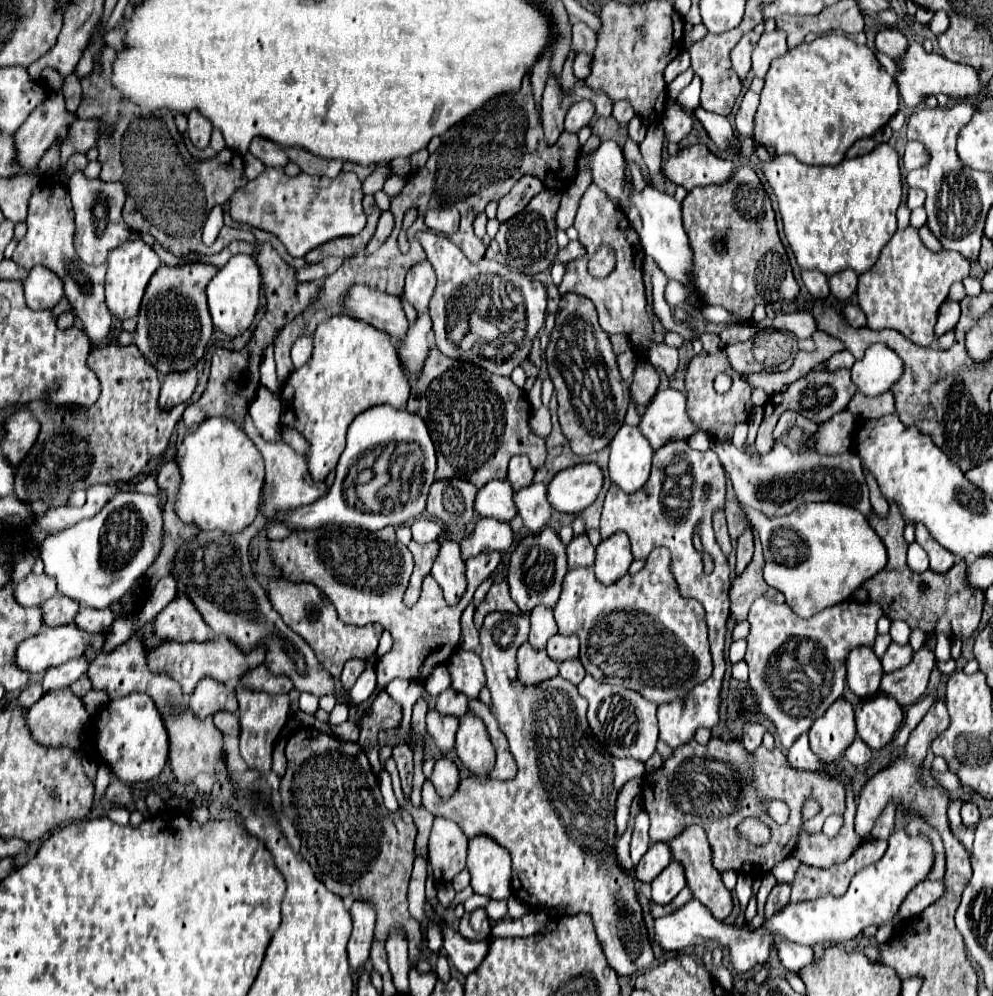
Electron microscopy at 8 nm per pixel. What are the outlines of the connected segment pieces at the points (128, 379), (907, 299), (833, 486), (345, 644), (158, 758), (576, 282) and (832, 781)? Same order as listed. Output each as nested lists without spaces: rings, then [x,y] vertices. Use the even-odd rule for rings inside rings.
[[[113,339],[105,347],[95,347],[89,353],[91,369],[95,369],[99,381],[101,381],[101,397],[99,401],[89,409],[87,417],[59,413],[57,409],[49,407],[45,401],[31,401],[31,411],[41,421],[41,435],[31,453],[23,459],[23,463],[17,467],[15,473],[15,495],[23,501],[41,503],[47,505],[63,505],[67,495],[73,489],[87,489],[91,485],[99,483],[111,483],[111,481],[129,481],[135,475],[139,475],[145,465],[159,457],[169,443],[169,437],[175,429],[175,425],[181,421],[181,415],[185,411],[185,403],[177,405],[173,409],[161,409],[159,407],[159,375],[157,369],[145,359],[145,355],[135,345],[119,345],[117,339]]]
[[[907,227],[903,231],[897,231],[893,235],[893,239],[885,245],[885,249],[881,251],[881,257],[873,265],[873,269],[859,275],[857,297],[859,297],[859,307],[867,315],[867,327],[871,327],[871,329],[891,327],[891,329],[897,329],[899,333],[911,337],[911,341],[915,341],[923,347],[929,347],[935,341],[935,323],[937,323],[939,307],[947,299],[949,287],[955,281],[965,279],[967,275],[969,275],[969,261],[961,253],[957,253],[957,251],[955,253],[929,251],[919,237],[919,229],[915,229],[915,227]]]
[[[717,439],[711,441],[711,449],[719,455],[723,467],[727,469],[735,495],[741,505],[753,507],[767,517],[789,515],[803,501],[833,501],[843,503],[853,509],[859,509],[863,517],[873,513],[869,501],[869,487],[861,469],[861,461],[855,453],[843,453],[835,457],[821,455],[797,455],[789,451],[785,445],[777,445],[763,459],[751,459],[743,451],[739,451],[731,443],[721,443]]]
[[[273,577],[269,579],[269,601],[273,609],[279,611],[281,617],[285,617],[285,623],[311,645],[319,663],[323,665],[323,669],[327,669],[333,675],[333,679],[339,679],[341,669],[349,659],[353,657],[365,659],[377,651],[383,627],[381,625],[357,627],[343,623],[337,617],[333,603],[313,583],[305,583],[305,581],[299,583],[299,581],[287,581],[285,577]]]
[[[131,693],[111,701],[95,723],[95,751],[101,761],[111,765],[115,777],[125,783],[149,781],[157,777],[169,759],[169,735],[155,701],[145,693]]]
[[[589,185],[585,195],[581,197],[579,209],[577,209],[577,217],[575,217],[575,229],[579,231],[579,241],[583,241],[583,245],[587,245],[587,255],[589,259],[597,253],[597,249],[601,245],[609,245],[615,251],[617,263],[615,263],[615,271],[609,273],[603,279],[595,279],[589,275],[587,271],[587,263],[589,259],[579,259],[573,261],[567,271],[565,277],[559,285],[559,293],[567,293],[567,291],[575,291],[579,295],[591,297],[591,301],[595,301],[597,313],[599,313],[599,323],[607,333],[625,333],[629,335],[633,349],[639,357],[647,355],[647,341],[655,339],[655,341],[663,341],[661,335],[653,333],[653,325],[645,313],[645,285],[643,285],[643,251],[639,245],[639,237],[635,231],[631,231],[629,221],[625,217],[625,213],[619,209],[619,205],[615,205],[615,201],[611,201],[597,185]]]
[[[713,737],[709,745],[699,745],[697,741],[687,743],[683,749],[673,751],[673,755],[659,767],[649,773],[643,783],[643,807],[651,819],[649,837],[651,843],[663,841],[669,843],[689,825],[701,825],[713,847],[715,869],[727,871],[735,869],[743,875],[757,877],[773,869],[779,861],[789,857],[797,845],[797,837],[803,831],[819,831],[829,815],[845,813],[845,785],[833,775],[817,771],[791,769],[787,757],[781,749],[767,751],[763,745],[755,753],[747,753],[741,741],[723,741]],[[781,799],[789,805],[789,821],[783,825],[771,827],[771,841],[767,845],[753,845],[745,839],[739,839],[735,833],[737,823],[753,815],[753,811],[763,811],[763,801]],[[813,799],[819,803],[821,811],[813,819],[803,819],[801,809],[803,801]]]

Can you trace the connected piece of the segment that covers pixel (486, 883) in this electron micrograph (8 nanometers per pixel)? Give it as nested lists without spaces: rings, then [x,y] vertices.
[[[475,835],[469,839],[467,869],[475,893],[493,899],[507,899],[511,895],[511,855],[491,837]]]

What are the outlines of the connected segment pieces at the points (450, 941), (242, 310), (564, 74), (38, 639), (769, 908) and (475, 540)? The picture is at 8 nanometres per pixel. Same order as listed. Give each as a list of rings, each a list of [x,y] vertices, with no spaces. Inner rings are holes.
[[[451,927],[443,929],[443,937],[445,937],[443,943],[445,953],[463,975],[473,973],[489,953],[489,939],[481,939],[481,941],[465,939],[459,931],[453,931]]]
[[[241,253],[233,255],[207,285],[209,311],[215,327],[229,337],[241,335],[253,323],[253,317],[259,307],[259,291],[261,291],[261,273],[257,261],[251,255],[241,255]]]
[[[571,49],[564,63],[563,70],[560,75],[561,86],[563,91],[566,93],[568,93],[579,81],[578,78],[576,78],[572,73],[572,65],[573,65],[572,62],[574,61],[576,53],[577,52],[575,50]]]
[[[69,623],[69,625],[59,625],[59,627],[43,627],[41,633],[25,639],[19,647],[17,647],[17,665],[21,669],[27,669],[31,673],[37,673],[37,671],[45,671],[49,667],[57,667],[57,665],[63,665],[75,657],[81,657],[85,653],[87,647],[91,647],[93,651],[101,651],[107,635],[111,633],[111,627],[107,631],[101,631],[101,633],[87,633],[83,629],[79,629],[75,623]]]
[[[777,883],[773,887],[771,895],[767,897],[767,905],[765,905],[765,915],[767,917],[771,913],[775,913],[775,909],[781,909],[789,901],[789,891],[791,891],[791,885],[789,883]]]
[[[479,517],[475,531],[461,539],[459,547],[463,559],[485,551],[507,551],[513,543],[513,531],[509,523],[501,523],[491,517]]]

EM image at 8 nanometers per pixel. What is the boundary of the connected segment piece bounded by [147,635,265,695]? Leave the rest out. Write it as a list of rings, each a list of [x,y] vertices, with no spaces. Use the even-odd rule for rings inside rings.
[[[215,637],[211,641],[205,643],[177,643],[177,641],[163,641],[159,647],[147,651],[147,667],[153,673],[163,673],[169,675],[173,681],[177,681],[183,689],[185,695],[191,695],[197,687],[197,683],[203,677],[211,677],[219,683],[227,683],[227,681],[235,681],[239,679],[243,673],[247,673],[247,669],[253,669],[255,665],[263,663],[263,649],[253,651],[251,655],[243,655],[227,637]]]

